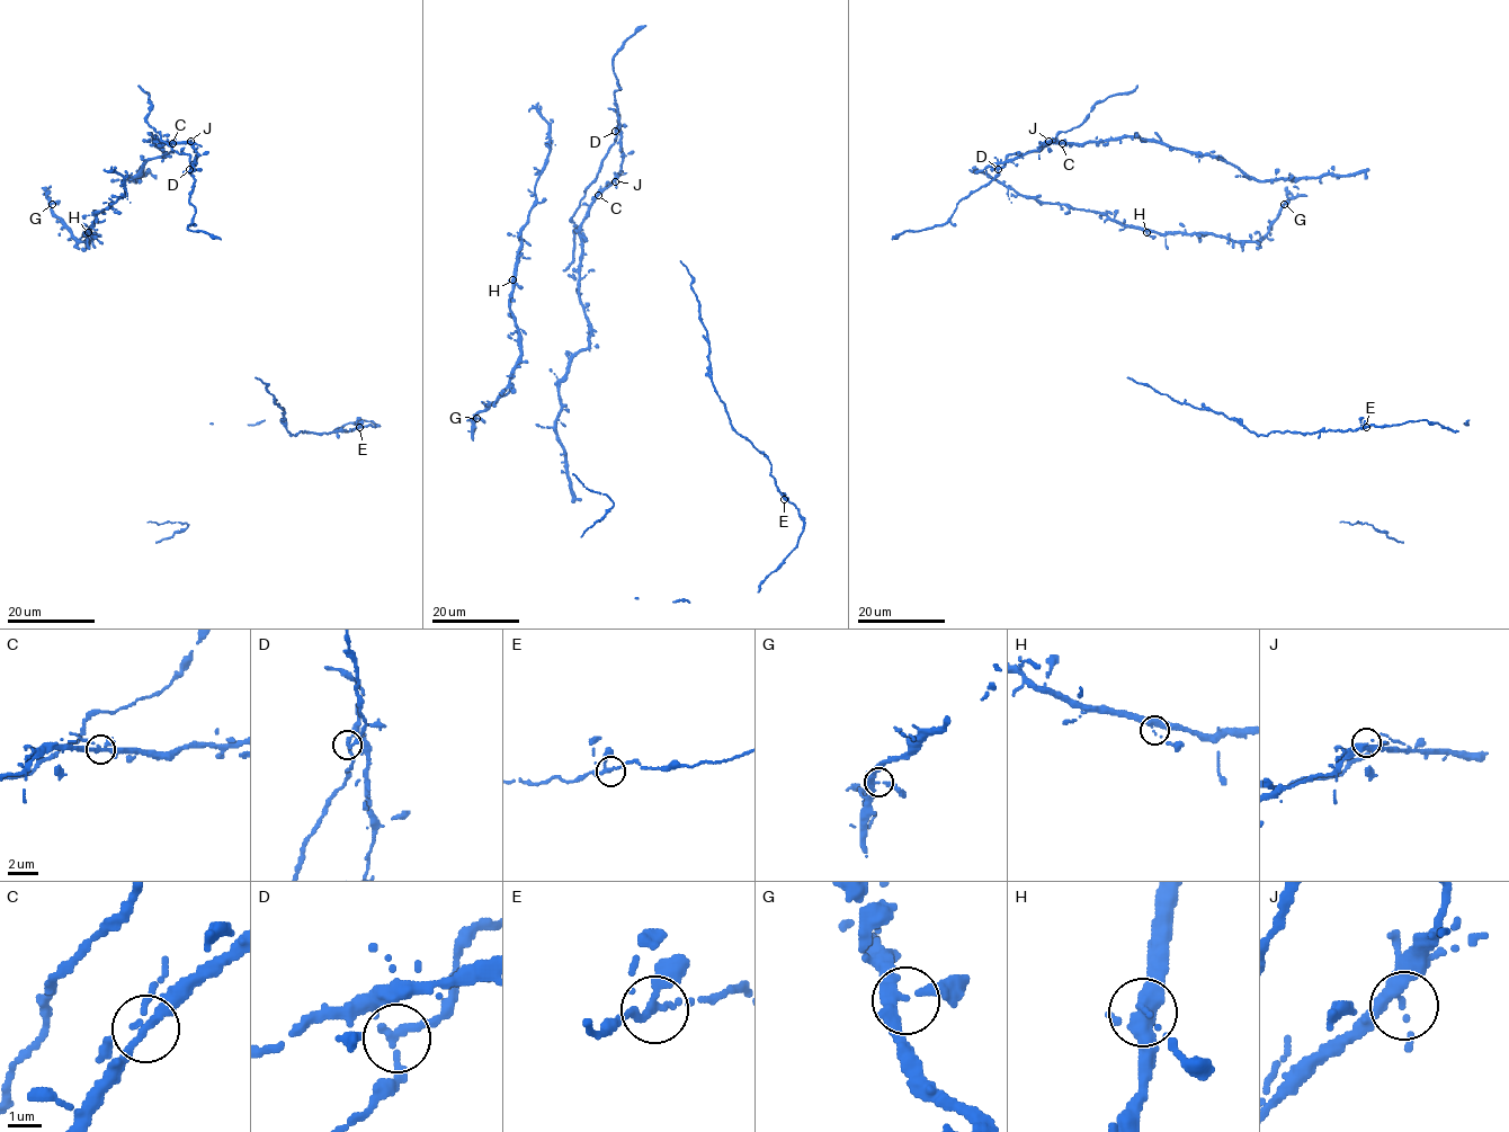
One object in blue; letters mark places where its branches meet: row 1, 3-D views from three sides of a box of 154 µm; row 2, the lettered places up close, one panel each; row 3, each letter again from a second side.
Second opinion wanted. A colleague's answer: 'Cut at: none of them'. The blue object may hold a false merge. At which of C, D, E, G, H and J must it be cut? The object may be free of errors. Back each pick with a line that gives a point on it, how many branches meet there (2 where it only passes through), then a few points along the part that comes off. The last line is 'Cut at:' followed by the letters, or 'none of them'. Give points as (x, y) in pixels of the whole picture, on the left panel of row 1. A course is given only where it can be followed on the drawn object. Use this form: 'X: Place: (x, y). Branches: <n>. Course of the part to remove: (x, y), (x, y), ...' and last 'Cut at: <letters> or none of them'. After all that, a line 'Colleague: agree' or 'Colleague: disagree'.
D: Place: (189, 169). Branches: 3. Course of the part to remove: (189, 169), (189, 156), (173, 151), (146, 121), (151, 104), (149, 94), (139, 86)
Cut at: D
Colleague: disagree

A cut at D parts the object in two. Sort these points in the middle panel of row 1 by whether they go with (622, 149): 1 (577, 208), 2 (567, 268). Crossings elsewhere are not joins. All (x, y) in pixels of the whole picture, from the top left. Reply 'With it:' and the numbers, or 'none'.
With it: none

